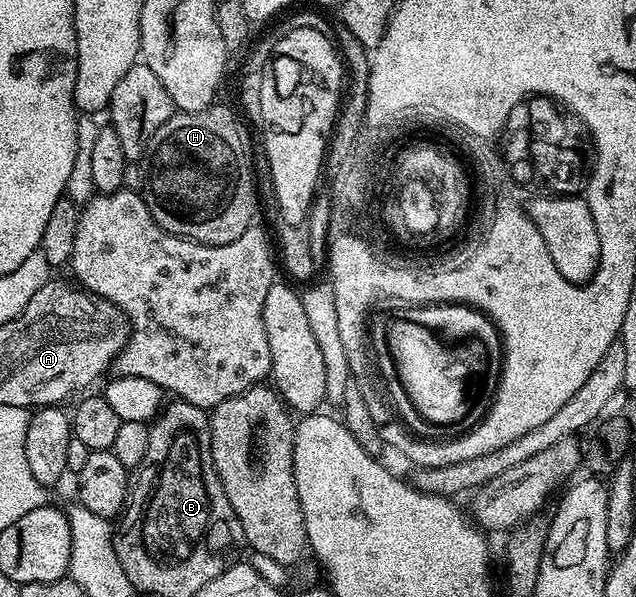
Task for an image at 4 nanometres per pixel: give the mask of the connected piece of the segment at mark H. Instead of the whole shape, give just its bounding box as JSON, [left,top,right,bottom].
[142,102,258,246]

